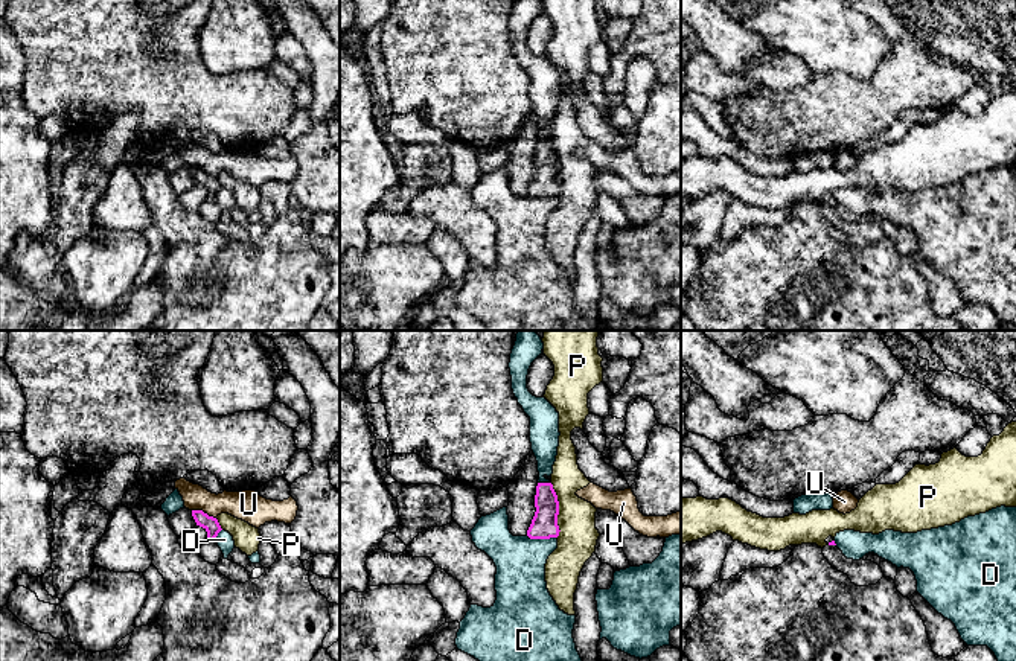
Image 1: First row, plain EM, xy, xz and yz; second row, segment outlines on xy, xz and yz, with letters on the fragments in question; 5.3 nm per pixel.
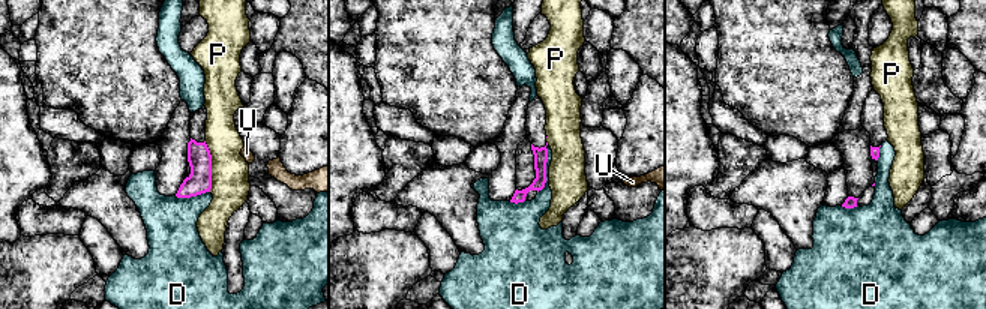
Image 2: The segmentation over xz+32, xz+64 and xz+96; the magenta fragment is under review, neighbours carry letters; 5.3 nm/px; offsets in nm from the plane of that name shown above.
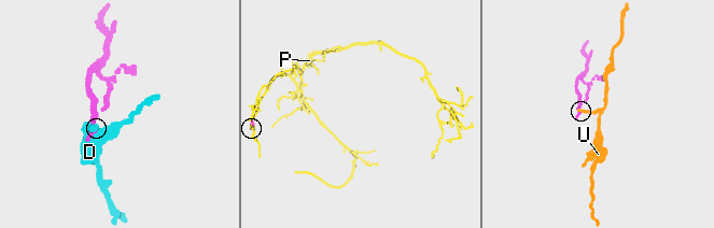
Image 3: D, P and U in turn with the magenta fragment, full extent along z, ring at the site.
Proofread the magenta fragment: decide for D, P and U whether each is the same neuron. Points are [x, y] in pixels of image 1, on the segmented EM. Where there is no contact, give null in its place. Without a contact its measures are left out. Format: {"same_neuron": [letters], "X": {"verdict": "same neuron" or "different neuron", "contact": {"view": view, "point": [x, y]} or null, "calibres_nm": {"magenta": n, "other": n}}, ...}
{"same_neuron": [], "D": {"verdict": "different neuron", "contact": {"view": "xz", "point": [543, 538]}, "calibres_nm": {"magenta": 140, "other": 260}}, "P": {"verdict": "different neuron", "contact": {"view": "xz", "point": [558, 510]}, "calibres_nm": {"magenta": 140, "other": 200}}, "U": {"verdict": "different neuron", "contact": {"view": "xy", "point": [203, 512]}, "calibres_nm": {"magenta": 80, "other": 160}}}

